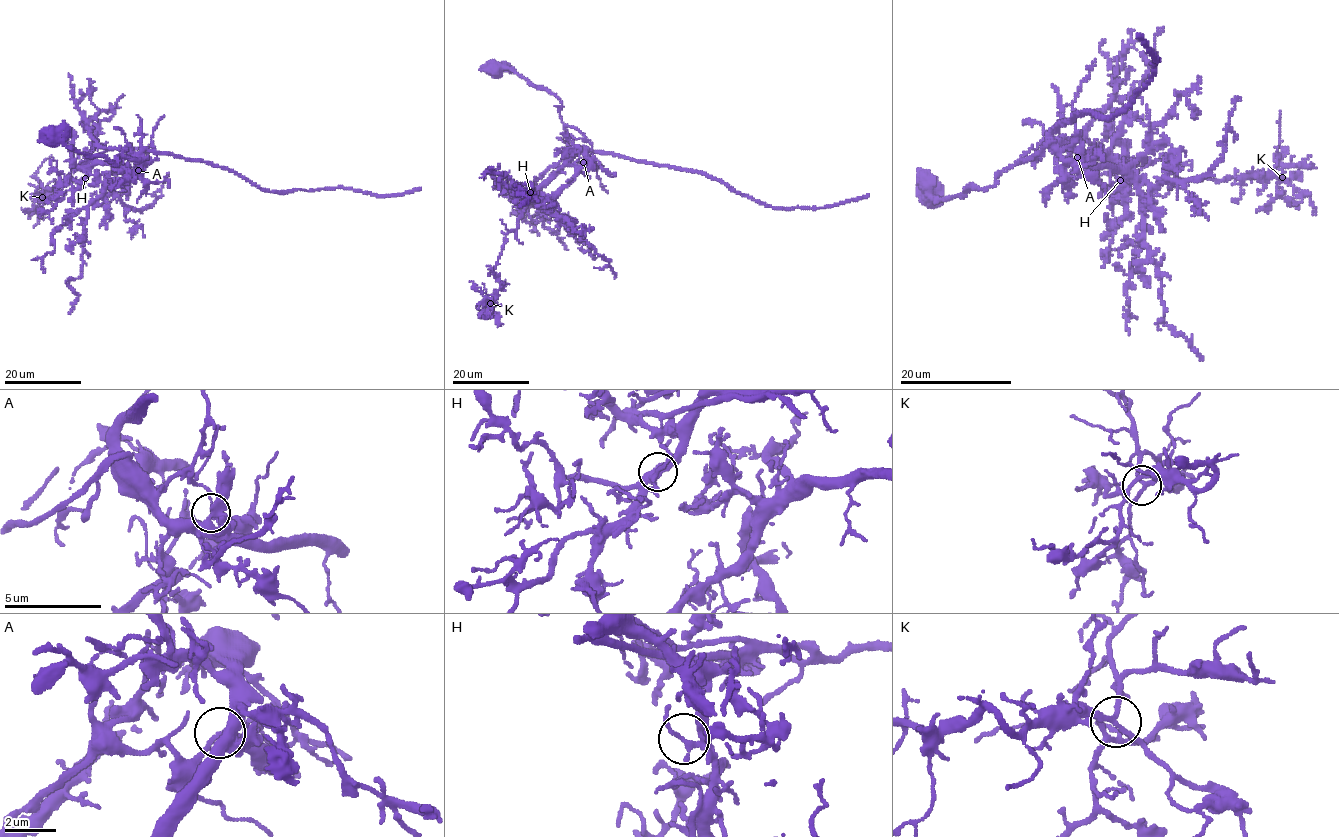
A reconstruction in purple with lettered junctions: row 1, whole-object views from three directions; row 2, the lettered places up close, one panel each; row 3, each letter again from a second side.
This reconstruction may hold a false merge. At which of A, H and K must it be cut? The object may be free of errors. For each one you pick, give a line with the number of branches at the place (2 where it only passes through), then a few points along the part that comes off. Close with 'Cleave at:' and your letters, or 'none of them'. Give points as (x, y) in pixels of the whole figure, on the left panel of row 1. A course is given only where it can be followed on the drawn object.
A: Branches: 3. Course of the part to remove: (138, 170), (130, 174), (106, 163), (77, 167), (47, 188), (53, 198), (43, 197), (36, 173), (52, 154)
Cleave at: A

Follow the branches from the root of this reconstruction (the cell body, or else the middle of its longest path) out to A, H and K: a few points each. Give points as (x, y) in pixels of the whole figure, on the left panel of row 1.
A: (54, 139), (78, 151), (107, 157), (117, 166), (117, 156), (140, 161), (147, 156), (138, 170)
H: (54, 139), (117, 166), (117, 156), (140, 161), (147, 156), (91, 165), (85, 178)
K: (54, 139), (117, 166), (117, 156), (147, 157), (77, 166), (47, 188), (54, 198), (42, 197)

